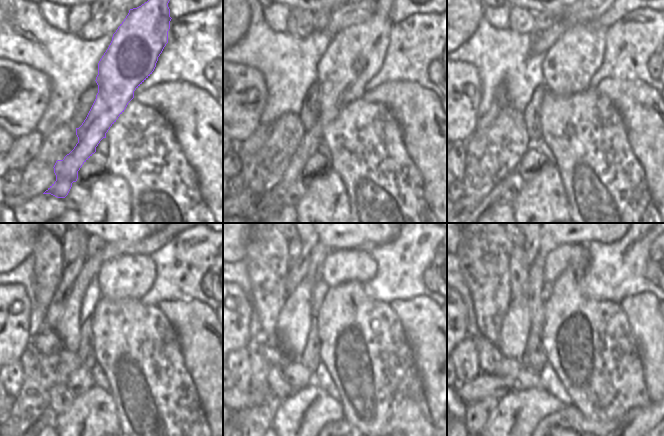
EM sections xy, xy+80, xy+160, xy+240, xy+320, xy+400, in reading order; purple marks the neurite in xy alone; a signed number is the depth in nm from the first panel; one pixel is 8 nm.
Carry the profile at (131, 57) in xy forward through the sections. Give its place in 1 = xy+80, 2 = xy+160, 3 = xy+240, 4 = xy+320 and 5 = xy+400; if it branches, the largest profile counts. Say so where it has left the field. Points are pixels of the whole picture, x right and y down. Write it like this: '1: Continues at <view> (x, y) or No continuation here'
1: Continues at xy+80 (355, 55)
2: Continues at xy+160 (569, 65)
3: Continues at xy+240 (124, 277)
4: Continues at xy+320 (340, 266)
5: Continues at xy+400 (559, 259)

